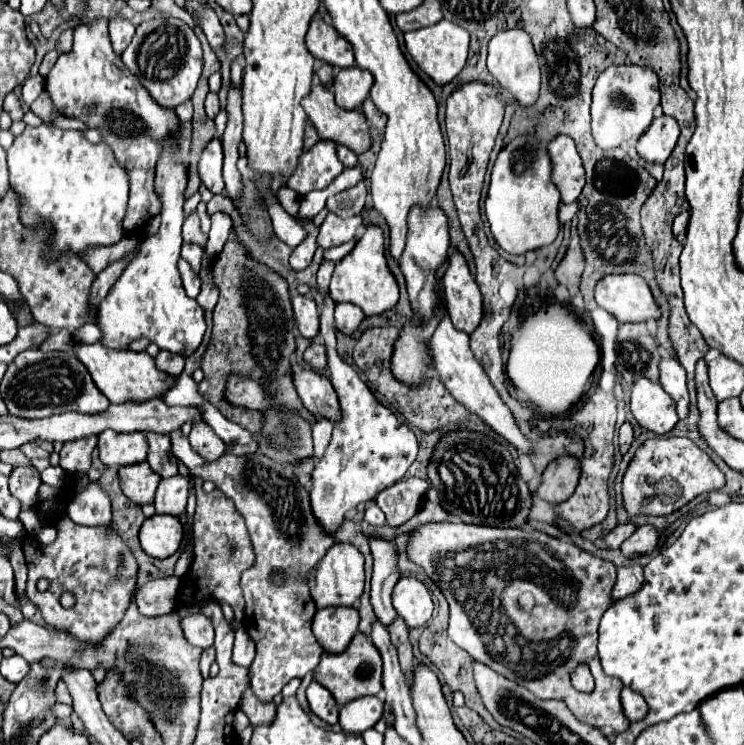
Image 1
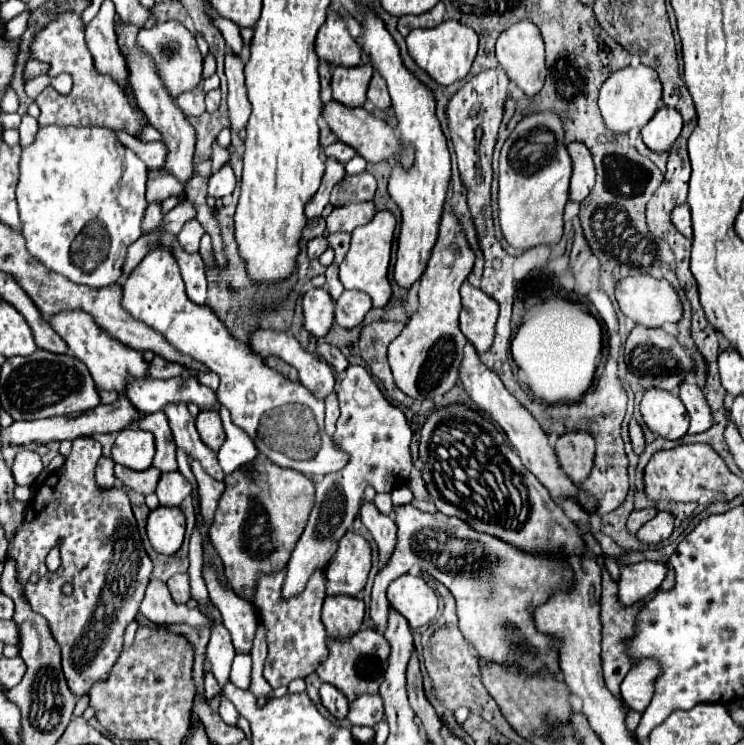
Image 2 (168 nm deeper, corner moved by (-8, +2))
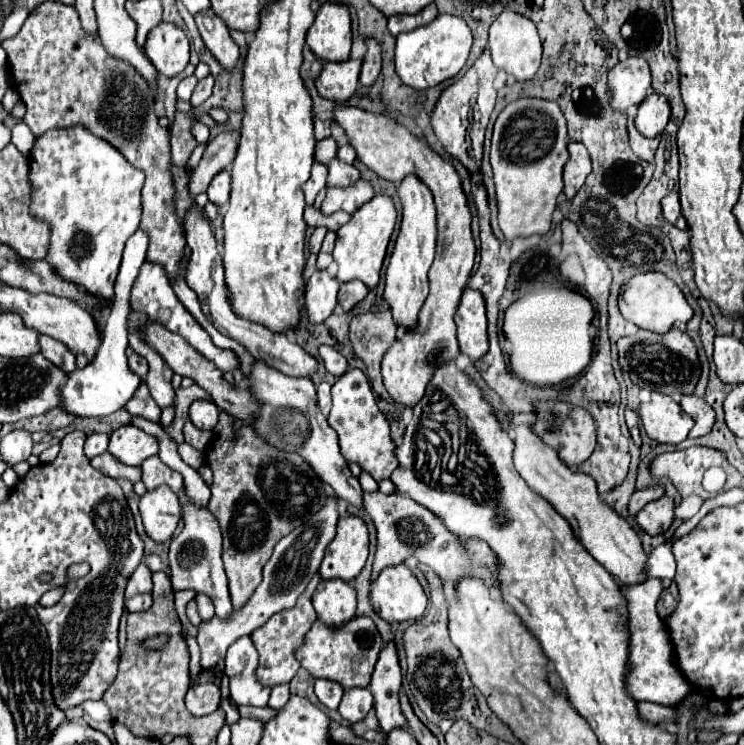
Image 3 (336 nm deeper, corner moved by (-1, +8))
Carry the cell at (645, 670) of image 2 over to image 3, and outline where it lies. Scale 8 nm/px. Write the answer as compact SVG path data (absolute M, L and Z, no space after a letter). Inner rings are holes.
M649 579L639 585L621 585L621 593L627 599L629 611L629 659L627 659L627 693L637 701L655 701L661 705L671 705L689 693L687 681L675 671L673 647L669 641L669 631L655 611L657 599L661 595L661 581Z

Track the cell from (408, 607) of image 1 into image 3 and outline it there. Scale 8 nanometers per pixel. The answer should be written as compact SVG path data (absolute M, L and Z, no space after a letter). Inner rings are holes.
M401 563L379 573L371 585L371 605L387 623L401 623L423 615L427 595L417 577Z

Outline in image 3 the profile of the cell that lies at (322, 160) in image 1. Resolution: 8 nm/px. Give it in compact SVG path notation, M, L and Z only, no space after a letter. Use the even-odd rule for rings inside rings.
M315 163L309 181L303 185L303 193L305 193L305 203L307 205L313 205L317 193L325 187L325 179L327 179L327 165Z

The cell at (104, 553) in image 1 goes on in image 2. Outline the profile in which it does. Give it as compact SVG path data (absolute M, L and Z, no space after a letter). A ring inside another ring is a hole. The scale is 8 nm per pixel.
M78 437L72 441L72 453L68 455L62 469L50 473L32 501L26 505L26 517L22 525L16 529L14 537L8 543L8 559L16 561L18 567L18 583L22 585L22 593L30 607L46 617L48 627L62 649L62 669L68 683L68 689L74 695L86 695L96 681L106 681L110 669L118 661L124 645L126 625L136 617L138 607L142 603L144 591L152 573L152 559L144 551L138 525L134 521L134 513L128 501L128 495L120 485L110 489L100 489L94 479L94 467L102 455L102 447L92 437ZM52 547L60 549L62 565L58 571L46 569L46 555ZM38 573L40 581L28 583L30 575ZM70 583L74 587L72 595L62 595L62 585Z

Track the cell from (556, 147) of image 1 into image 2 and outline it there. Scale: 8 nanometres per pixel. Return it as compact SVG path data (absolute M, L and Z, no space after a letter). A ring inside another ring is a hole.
M570 143L568 153L574 163L572 181L570 181L570 199L580 203L582 199L588 197L590 189L594 187L594 177L596 177L594 163L592 163L592 155L588 147L582 143Z

